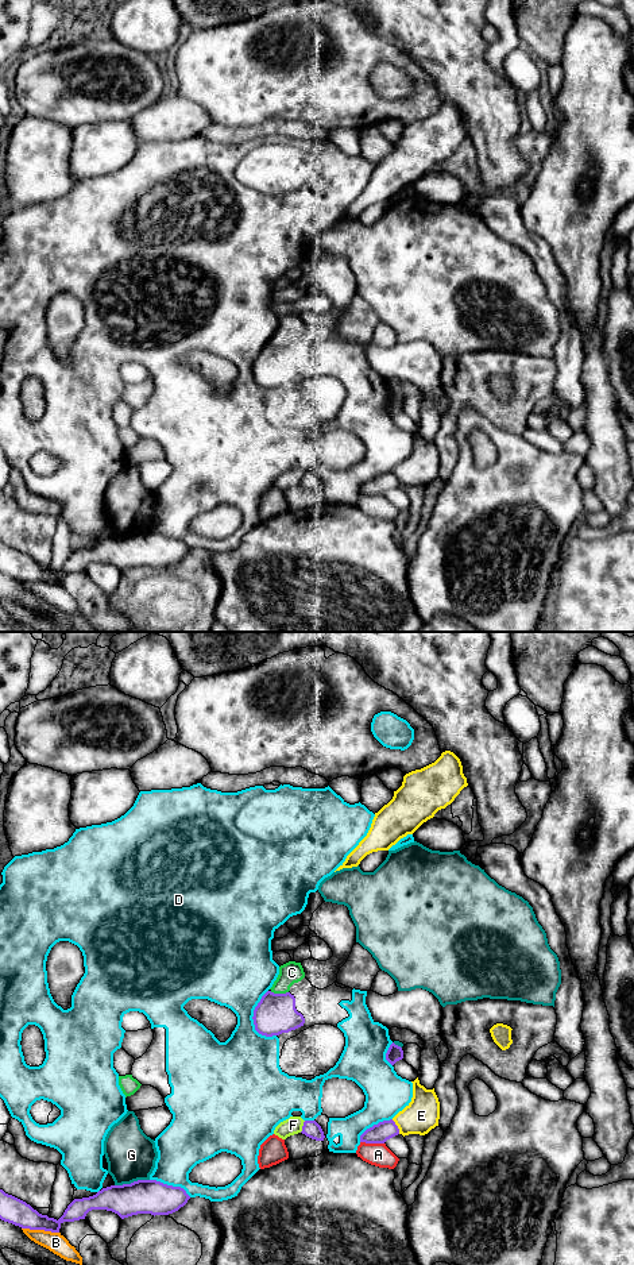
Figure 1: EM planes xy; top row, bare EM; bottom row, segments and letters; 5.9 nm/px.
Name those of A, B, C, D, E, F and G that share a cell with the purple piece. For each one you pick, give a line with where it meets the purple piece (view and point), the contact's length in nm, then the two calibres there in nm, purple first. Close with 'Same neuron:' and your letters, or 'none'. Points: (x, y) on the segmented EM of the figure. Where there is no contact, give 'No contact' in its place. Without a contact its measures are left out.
C: Touches purple at xy (279, 994). Shared border 110 nm. Thickness 240 nm (purple) against 130 nm
Same neuron: C

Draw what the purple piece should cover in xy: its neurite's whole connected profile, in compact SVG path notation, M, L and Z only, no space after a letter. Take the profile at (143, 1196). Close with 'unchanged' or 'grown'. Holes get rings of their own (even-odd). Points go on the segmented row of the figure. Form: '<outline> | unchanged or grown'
M138 1180L103 1188L89 1197L74 1199L57 1220L0 1189L0 1219L22 1229L59 1233L63 1222L85 1219L92 1210L112 1211L121 1219L138 1214L169 1215L183 1207L189 1199L181 1187L156 1180Z | unchanged

